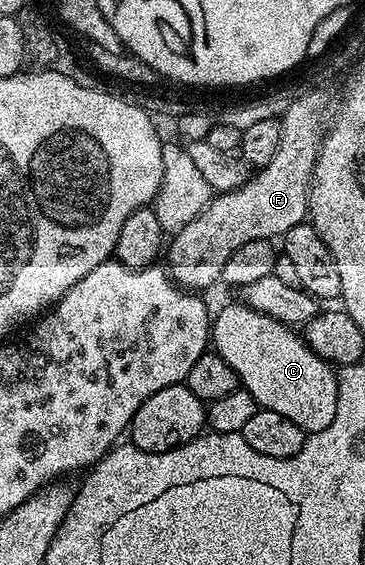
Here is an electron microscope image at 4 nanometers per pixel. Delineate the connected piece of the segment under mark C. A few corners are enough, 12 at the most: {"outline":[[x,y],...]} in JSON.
{"outline":[[241,303],[213,352],[258,408],[315,433],[338,379],[291,326]]}

